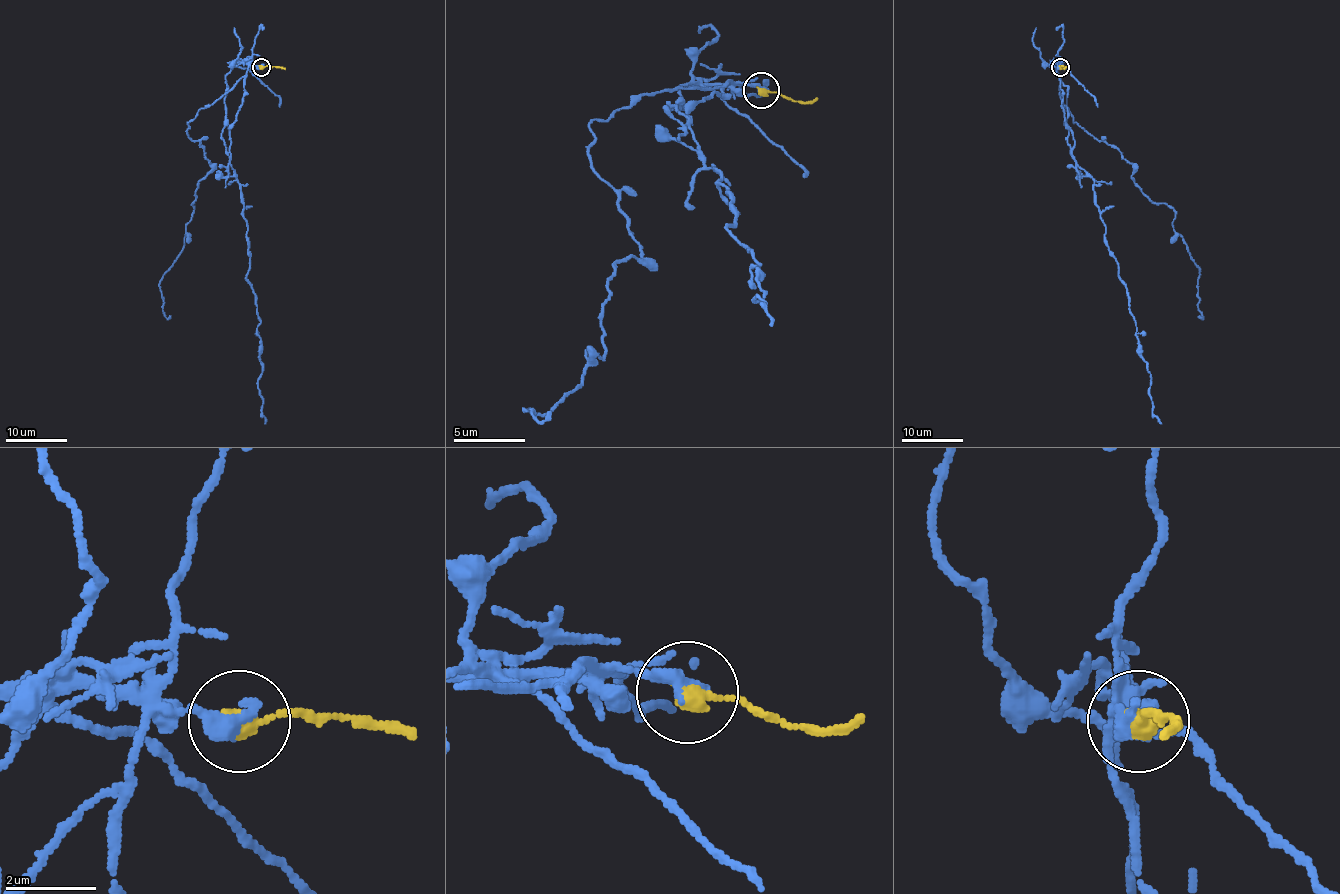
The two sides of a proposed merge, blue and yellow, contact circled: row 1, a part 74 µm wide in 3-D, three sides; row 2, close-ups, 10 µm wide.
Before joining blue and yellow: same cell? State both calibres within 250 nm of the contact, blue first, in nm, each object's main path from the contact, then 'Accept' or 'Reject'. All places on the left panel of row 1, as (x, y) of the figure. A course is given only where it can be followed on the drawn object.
Thickness 400 nm (blue) against 420 nm. Course of blue: (261, 66), (247, 69), (229, 130), (229, 159), (247, 227), (246, 281), (260, 320), (258, 391), (266, 423). Course of yellow: (261, 66), (284, 69). Reject

